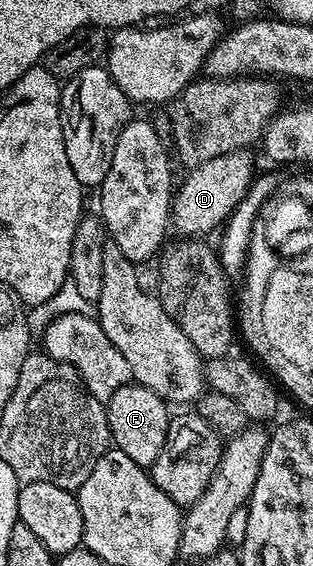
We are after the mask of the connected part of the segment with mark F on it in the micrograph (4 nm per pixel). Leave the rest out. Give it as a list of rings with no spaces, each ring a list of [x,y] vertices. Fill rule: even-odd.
[[[131,382],[120,386],[120,390],[116,390],[116,394],[112,394],[112,398],[106,404],[106,417],[113,447],[124,450],[124,454],[128,454],[132,462],[149,470],[156,458],[160,458],[160,450],[164,450],[172,419],[172,412],[169,410],[171,411],[167,401],[140,383]]]

